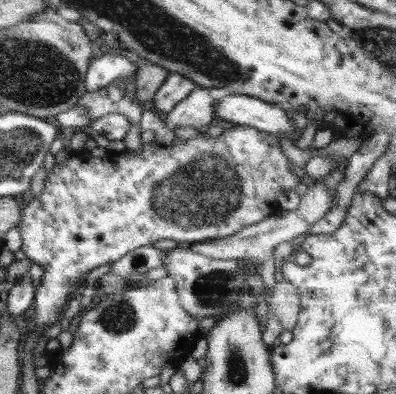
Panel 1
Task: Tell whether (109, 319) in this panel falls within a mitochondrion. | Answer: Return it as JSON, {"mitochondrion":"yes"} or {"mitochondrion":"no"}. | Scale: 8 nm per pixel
{"mitochondrion":"yes"}

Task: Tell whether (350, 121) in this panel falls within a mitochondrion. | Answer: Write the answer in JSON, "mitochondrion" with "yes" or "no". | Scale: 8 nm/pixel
{"mitochondrion":"no"}

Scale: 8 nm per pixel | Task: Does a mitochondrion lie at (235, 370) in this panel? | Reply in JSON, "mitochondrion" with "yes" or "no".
{"mitochondrion":"yes"}

